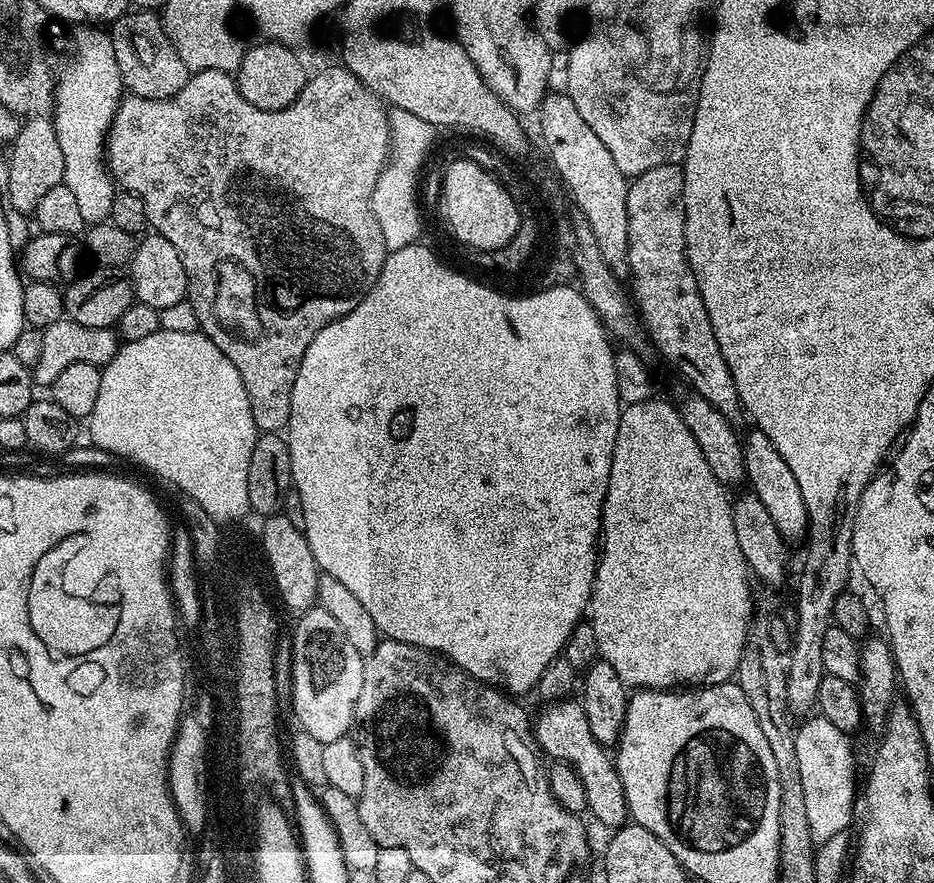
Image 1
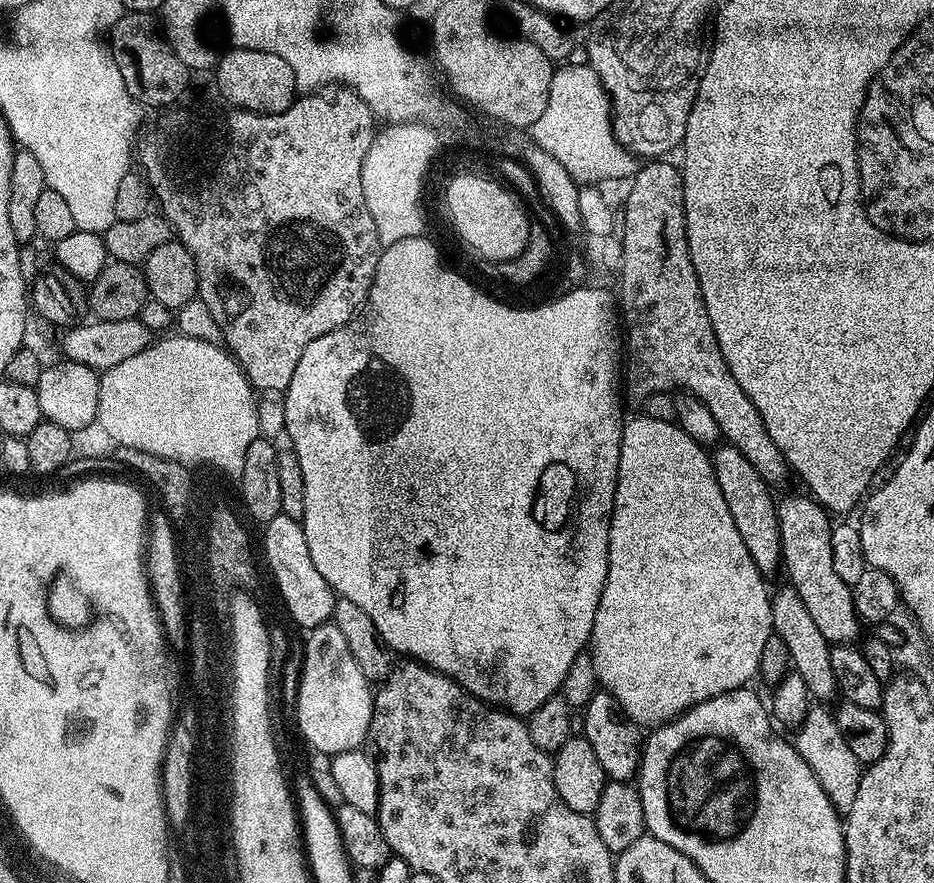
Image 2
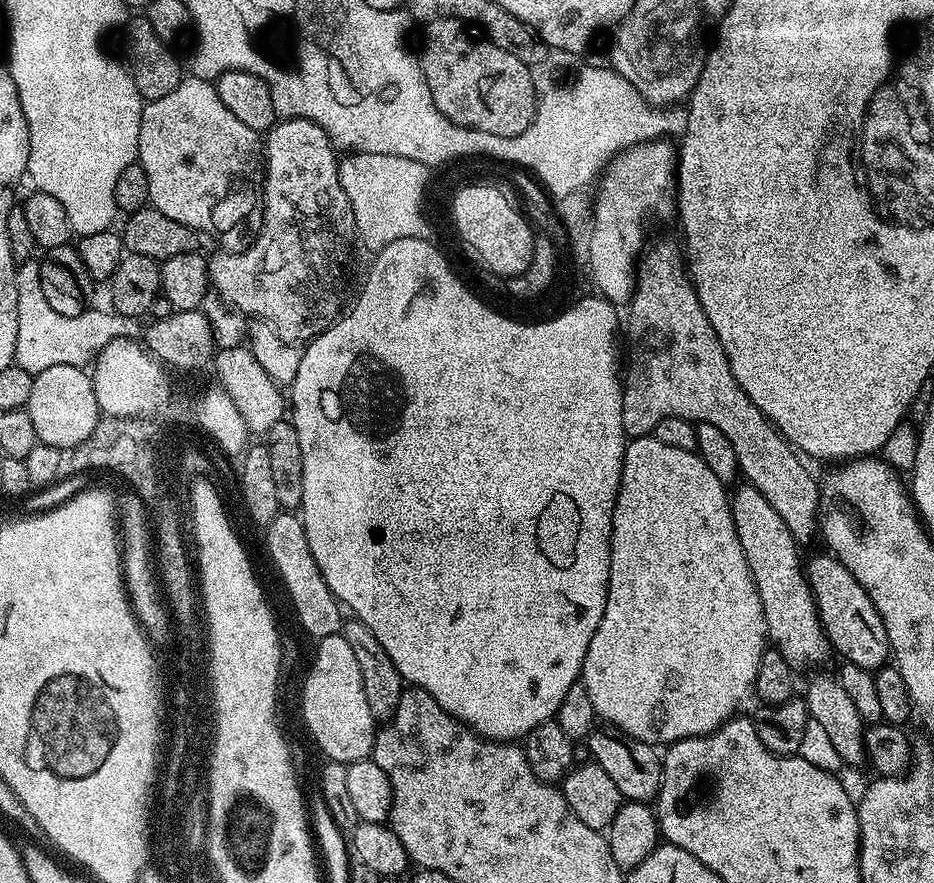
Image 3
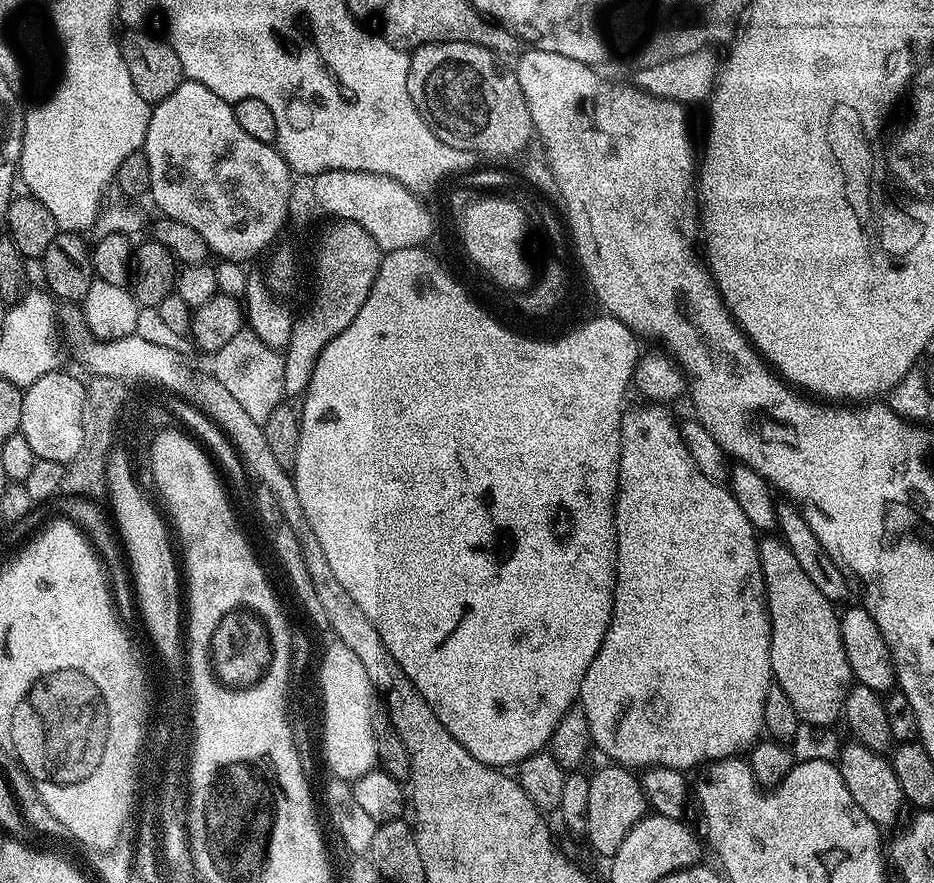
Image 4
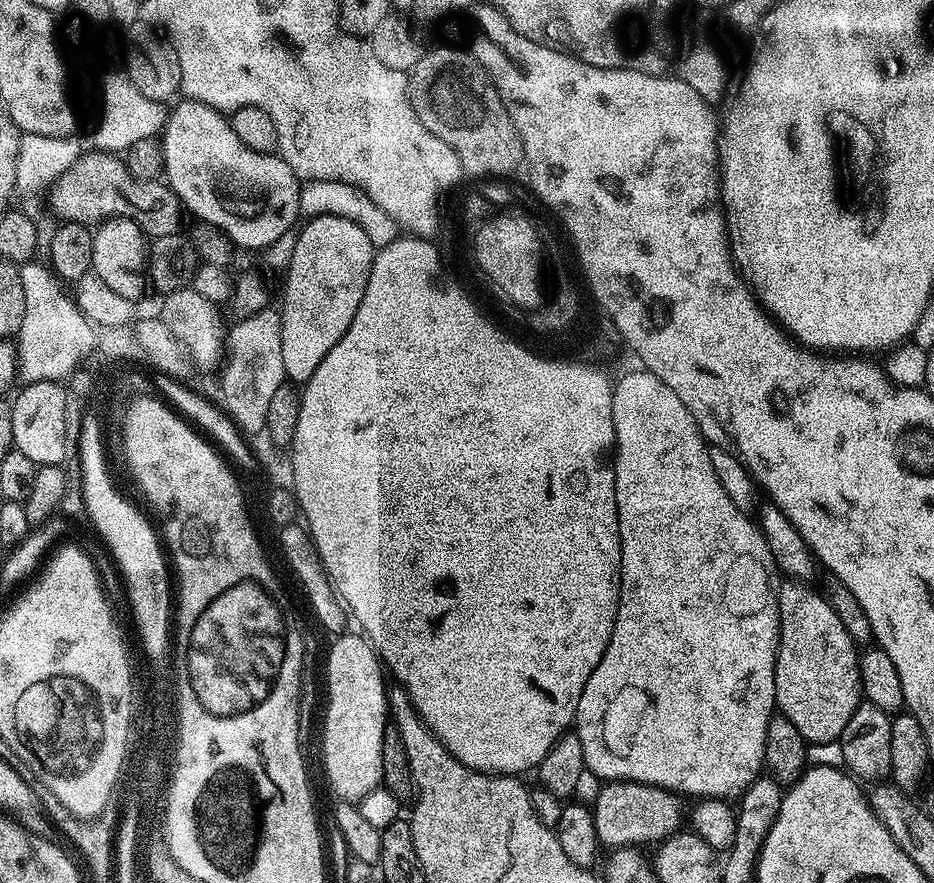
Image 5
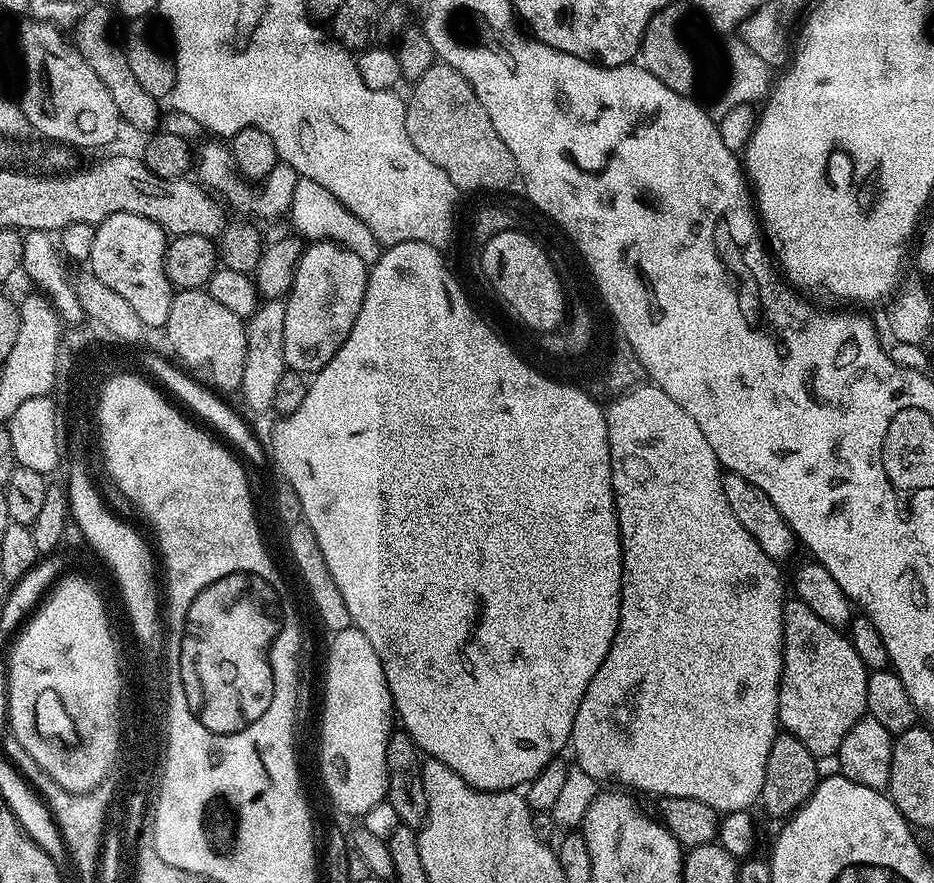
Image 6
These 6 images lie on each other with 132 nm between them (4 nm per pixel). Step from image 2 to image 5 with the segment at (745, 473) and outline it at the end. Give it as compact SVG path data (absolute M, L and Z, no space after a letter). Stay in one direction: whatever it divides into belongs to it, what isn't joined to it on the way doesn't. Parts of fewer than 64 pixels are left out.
M788 578L776 590L780 615L780 645L776 651L774 674L776 706L779 715L790 718L790 722L794 722L798 729L798 734L802 734L808 744L839 741L842 730L846 730L846 722L850 722L854 710L862 702L857 641L850 638L846 626L842 626L828 599L817 589L815 592L812 586L803 580Z

